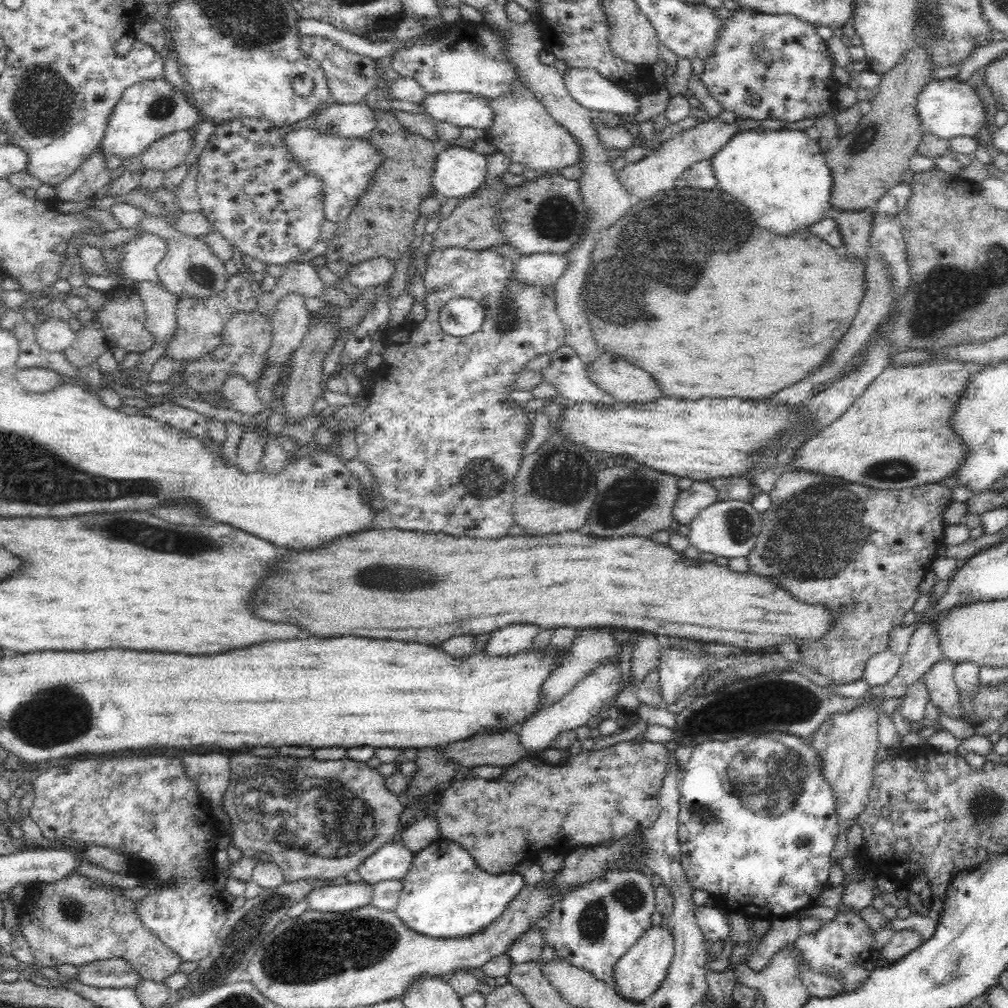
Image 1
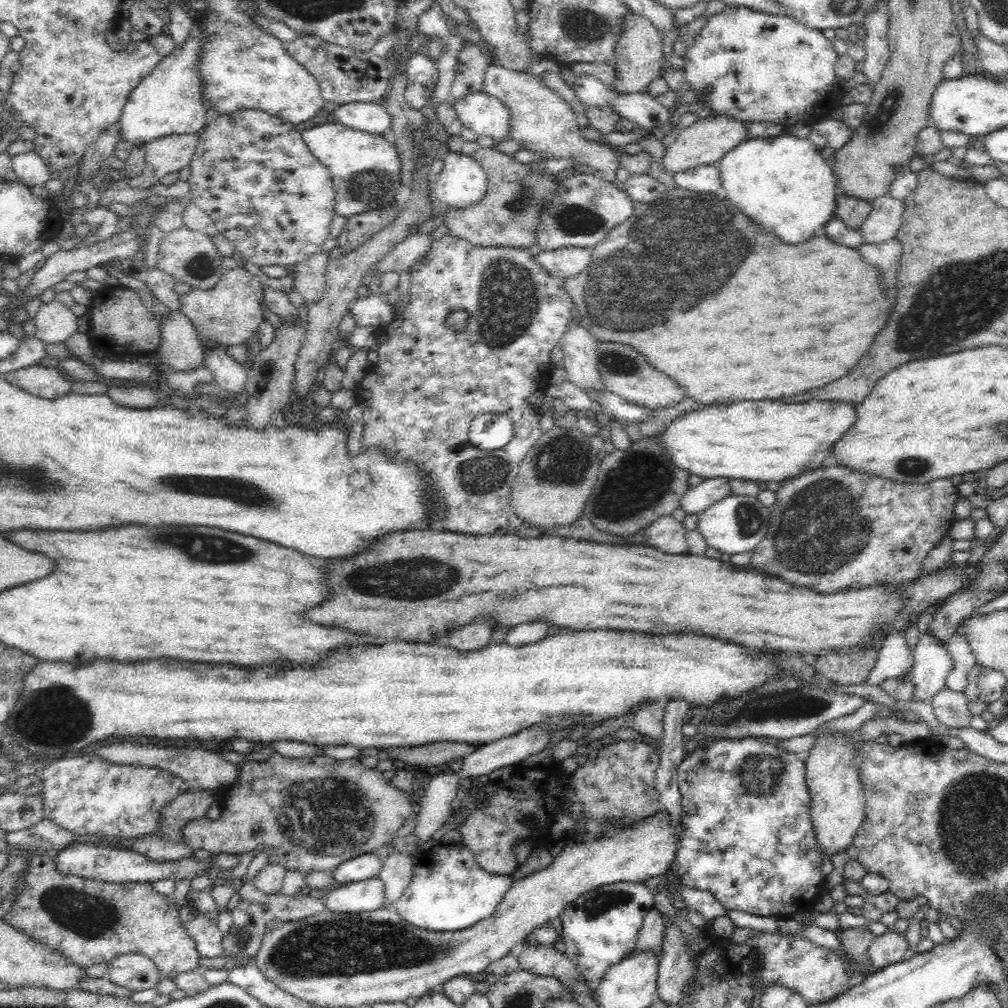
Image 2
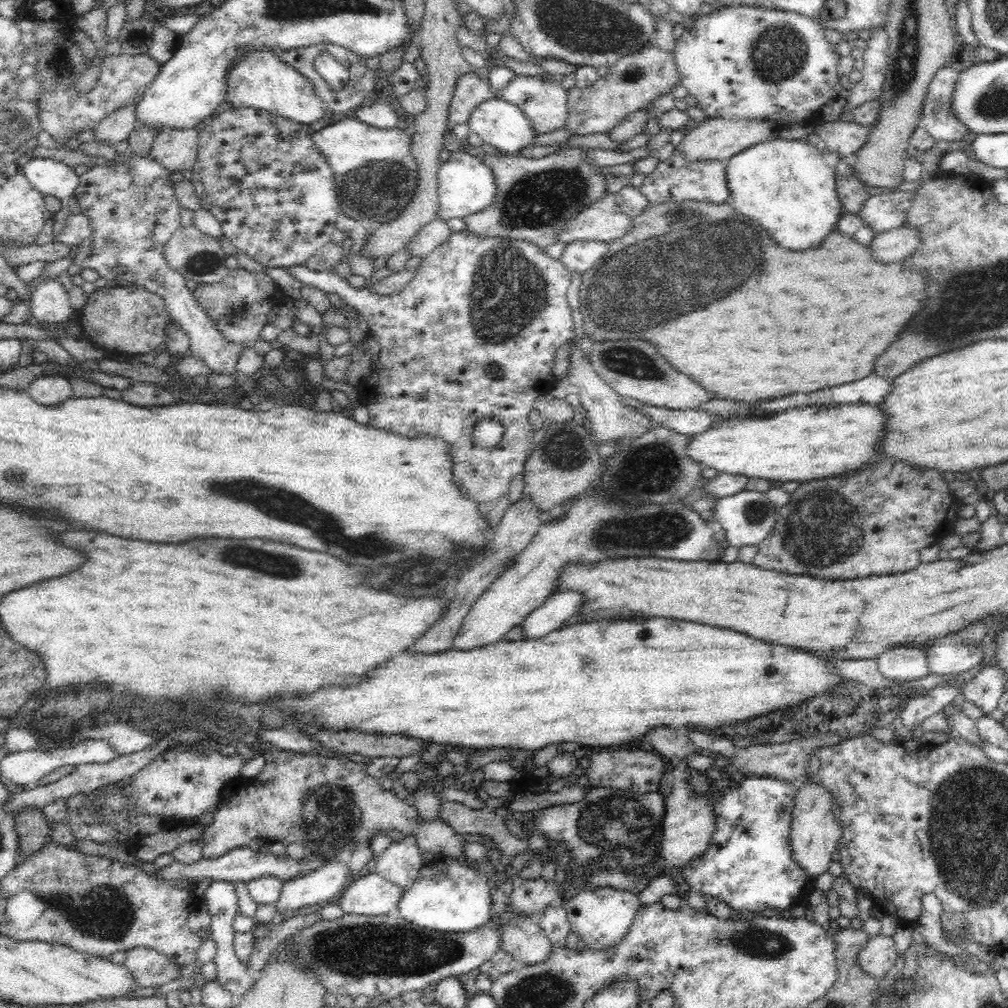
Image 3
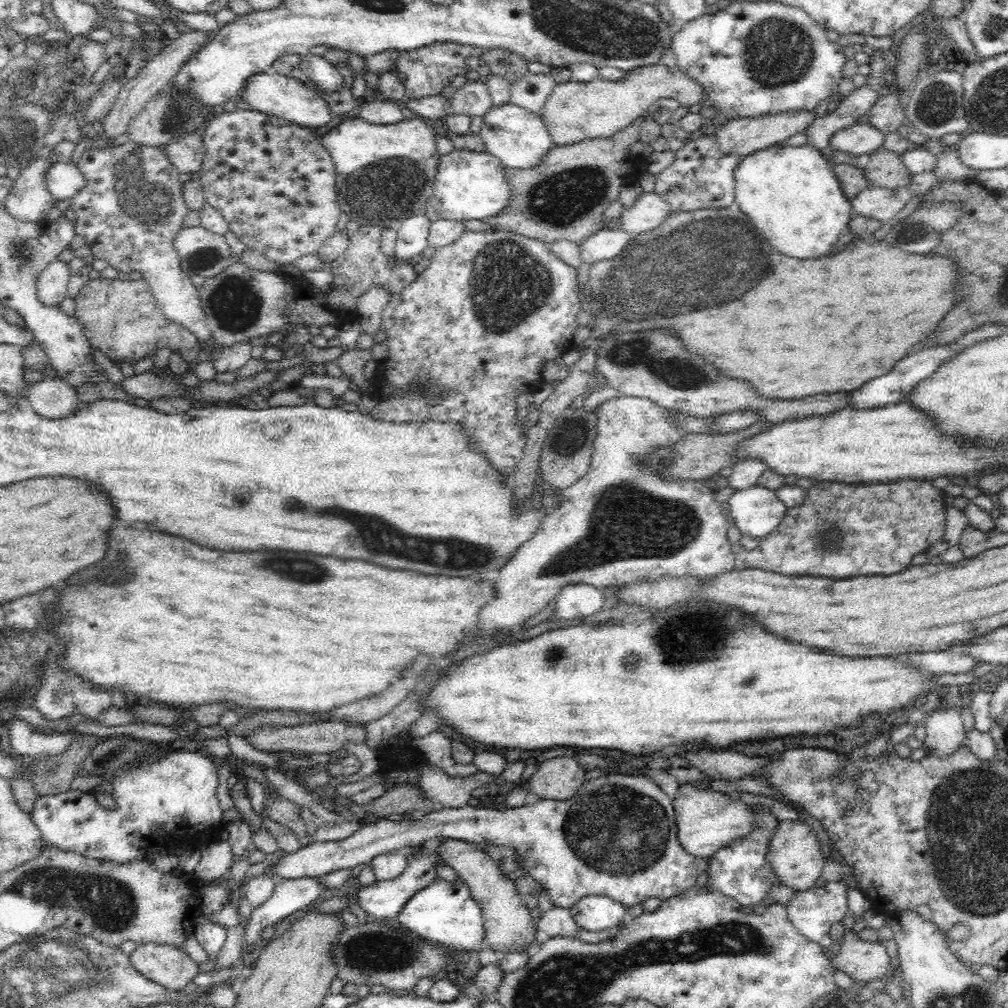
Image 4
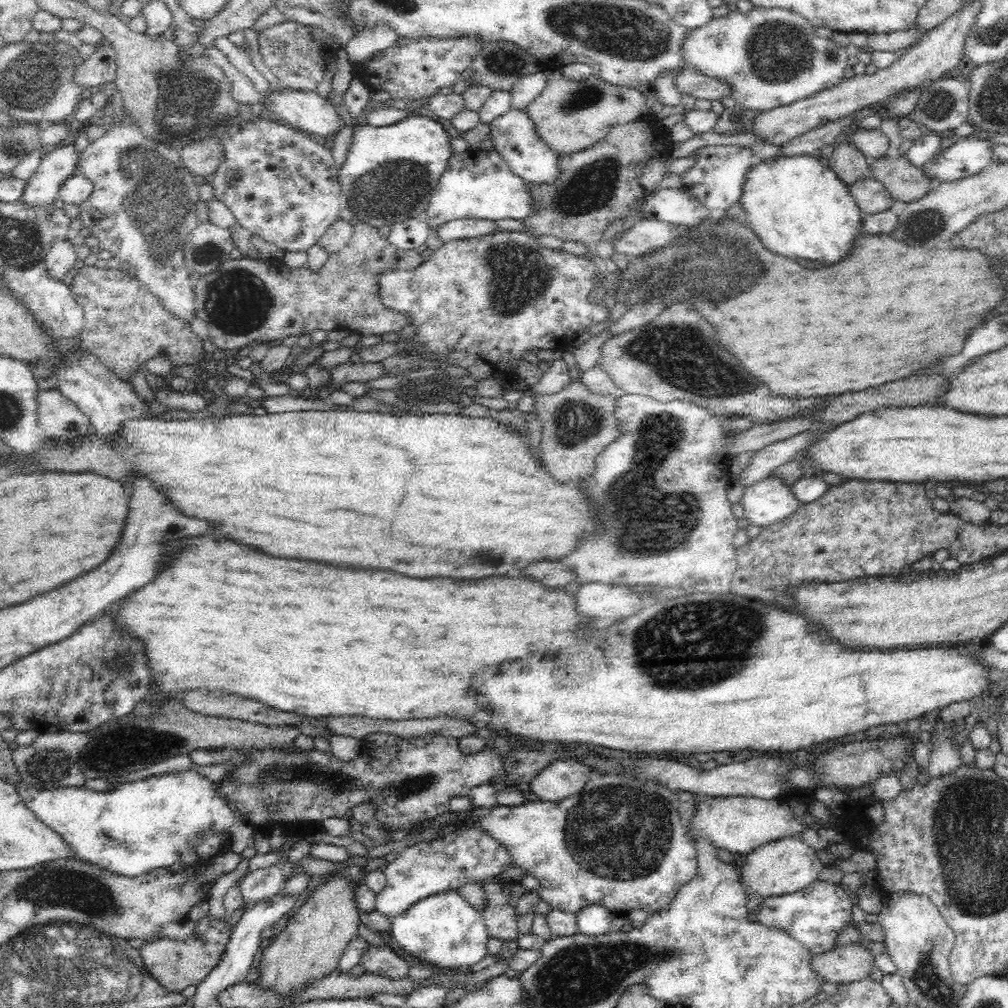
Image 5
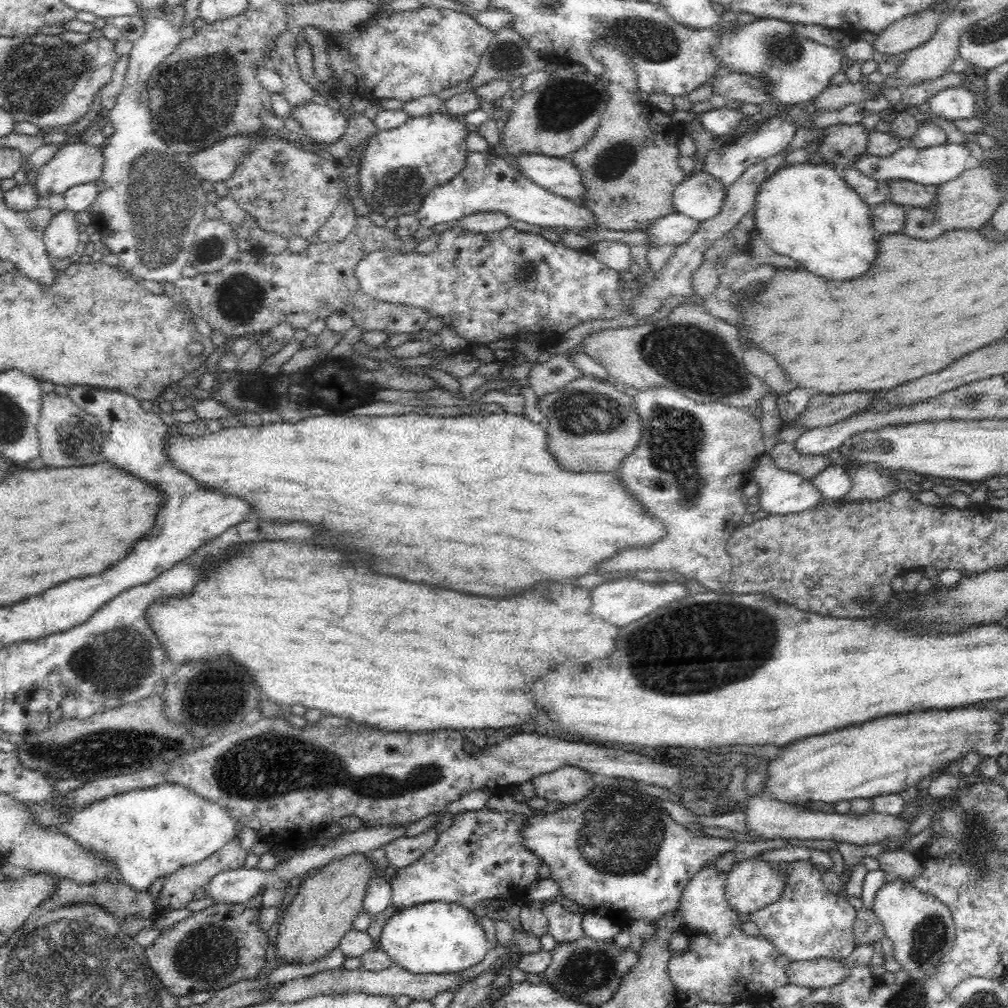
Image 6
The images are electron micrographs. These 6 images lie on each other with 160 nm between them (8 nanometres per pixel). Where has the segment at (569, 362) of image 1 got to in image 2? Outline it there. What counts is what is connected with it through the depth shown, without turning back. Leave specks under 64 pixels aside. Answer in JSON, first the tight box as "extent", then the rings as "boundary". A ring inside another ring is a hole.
{"extent":[582,390,650,424],"boundary":[[[582,390],[588,397],[598,403],[608,415],[614,415],[625,424],[643,422],[645,415],[650,415],[650,409],[644,409],[629,400],[621,398],[608,390]]]}

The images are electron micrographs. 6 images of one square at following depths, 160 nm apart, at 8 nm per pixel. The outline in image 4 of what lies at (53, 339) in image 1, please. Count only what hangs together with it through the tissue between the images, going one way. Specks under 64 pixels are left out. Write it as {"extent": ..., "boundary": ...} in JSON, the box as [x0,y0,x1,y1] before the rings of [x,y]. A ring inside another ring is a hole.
{"extent":[36,259,71,308],"boundary":[[[55,259],[38,274],[36,299],[42,305],[59,308],[66,298],[66,287],[71,276],[68,270],[68,264]]]}

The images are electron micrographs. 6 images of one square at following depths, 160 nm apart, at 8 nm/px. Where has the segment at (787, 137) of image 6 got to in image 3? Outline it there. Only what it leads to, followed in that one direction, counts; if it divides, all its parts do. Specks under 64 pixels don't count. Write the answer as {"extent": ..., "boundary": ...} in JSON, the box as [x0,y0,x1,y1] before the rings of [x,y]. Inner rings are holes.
{"extent":[638,149,730,204],"boundary":[[[675,149],[669,158],[659,162],[652,173],[644,176],[641,186],[638,187],[638,192],[644,195],[649,204],[664,203],[670,200],[676,202],[696,200],[722,204],[722,202],[728,203],[730,199],[725,177],[725,162],[707,160],[686,163],[678,149]]]}

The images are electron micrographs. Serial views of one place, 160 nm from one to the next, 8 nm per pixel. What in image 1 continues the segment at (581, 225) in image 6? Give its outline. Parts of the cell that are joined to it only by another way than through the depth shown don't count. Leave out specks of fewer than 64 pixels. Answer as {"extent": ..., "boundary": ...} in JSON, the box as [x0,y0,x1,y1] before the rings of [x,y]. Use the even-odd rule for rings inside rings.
{"extent":[431,145,486,199],"boundary":[[[450,145],[435,156],[431,172],[433,191],[442,199],[472,195],[486,176],[486,155]]]}

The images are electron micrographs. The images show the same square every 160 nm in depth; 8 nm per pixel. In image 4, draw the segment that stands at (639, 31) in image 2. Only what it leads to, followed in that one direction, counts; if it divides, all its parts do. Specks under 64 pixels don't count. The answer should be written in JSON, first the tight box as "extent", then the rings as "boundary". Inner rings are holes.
{"extent":[543,62,706,146],"boundary":[[[659,62],[623,72],[619,80],[608,81],[600,76],[592,82],[572,80],[556,85],[544,103],[543,121],[554,146],[574,144],[586,139],[608,138],[628,126],[638,116],[650,115],[660,99],[674,98],[681,106],[697,104],[706,96],[700,85],[678,66],[666,67]]]}

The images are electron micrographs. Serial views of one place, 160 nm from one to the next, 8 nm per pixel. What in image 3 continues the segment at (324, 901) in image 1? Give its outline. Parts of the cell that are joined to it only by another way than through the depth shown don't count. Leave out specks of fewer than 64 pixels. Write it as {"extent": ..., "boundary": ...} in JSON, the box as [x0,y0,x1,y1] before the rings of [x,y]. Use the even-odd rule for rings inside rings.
{"extent":[338,872,404,916],"boundary":[[[371,872],[368,876],[356,877],[338,899],[338,907],[344,914],[360,916],[386,915],[397,908],[404,890],[389,880]]]}

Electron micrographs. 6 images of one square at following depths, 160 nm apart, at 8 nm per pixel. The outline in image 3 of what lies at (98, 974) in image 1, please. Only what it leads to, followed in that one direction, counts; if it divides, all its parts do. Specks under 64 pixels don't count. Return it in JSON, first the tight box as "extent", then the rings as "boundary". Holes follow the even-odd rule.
{"extent":[122,948,179,988],"boundary":[[[136,948],[126,952],[126,960],[122,964],[127,973],[132,975],[132,981],[136,983],[136,986],[142,988],[156,988],[156,986],[162,986],[166,984],[176,976],[178,976],[179,966],[177,966],[172,960],[161,956],[156,953],[156,950],[149,950],[148,948]]]}

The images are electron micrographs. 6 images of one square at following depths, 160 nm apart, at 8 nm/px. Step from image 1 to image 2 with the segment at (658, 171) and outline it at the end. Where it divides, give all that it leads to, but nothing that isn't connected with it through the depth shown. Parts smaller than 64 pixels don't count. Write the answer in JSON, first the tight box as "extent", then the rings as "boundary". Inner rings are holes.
{"extent":[662,115,748,174],"boundary":[[[724,115],[707,116],[700,118],[692,125],[683,128],[666,141],[664,156],[662,156],[662,167],[673,174],[693,169],[695,166],[706,164],[717,164],[720,158],[746,140],[748,133],[741,121]]]}

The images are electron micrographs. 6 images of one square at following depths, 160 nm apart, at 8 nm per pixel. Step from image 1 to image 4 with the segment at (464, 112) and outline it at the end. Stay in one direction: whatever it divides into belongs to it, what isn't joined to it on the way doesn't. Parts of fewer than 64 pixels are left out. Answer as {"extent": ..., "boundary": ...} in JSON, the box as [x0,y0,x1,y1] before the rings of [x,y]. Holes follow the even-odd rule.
{"extent":[479,102,554,170],"boundary":[[[510,102],[502,106],[492,105],[480,119],[482,126],[479,135],[487,151],[498,158],[504,167],[522,170],[528,166],[536,166],[544,152],[548,152],[548,149],[554,146],[543,118]]]}

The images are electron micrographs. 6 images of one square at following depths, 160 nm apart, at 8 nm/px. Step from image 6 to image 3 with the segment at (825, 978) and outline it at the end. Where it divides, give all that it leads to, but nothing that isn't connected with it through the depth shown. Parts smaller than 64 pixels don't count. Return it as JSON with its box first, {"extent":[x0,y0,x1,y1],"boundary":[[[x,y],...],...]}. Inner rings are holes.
{"extent":[858,935,899,979],"boundary":[[[877,935],[872,937],[866,948],[858,954],[858,963],[864,972],[877,979],[883,978],[892,970],[899,953],[891,936]]]}

